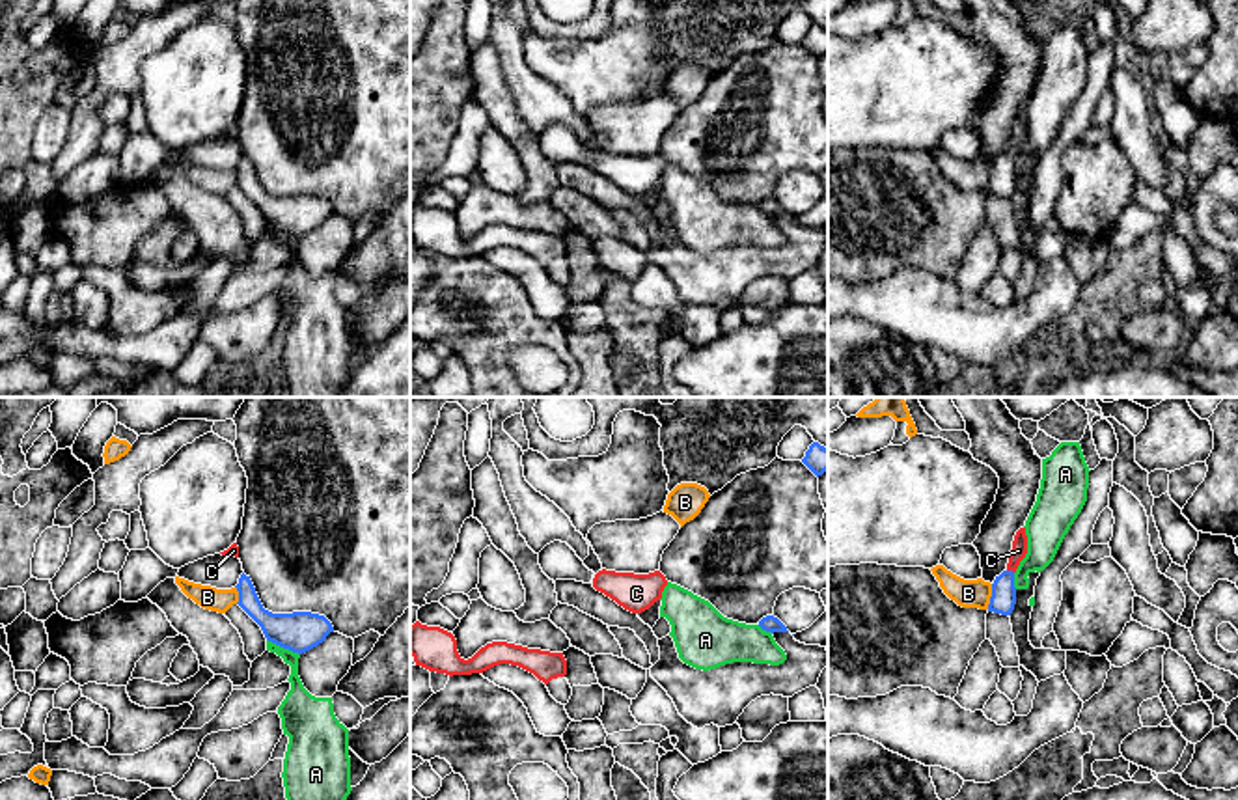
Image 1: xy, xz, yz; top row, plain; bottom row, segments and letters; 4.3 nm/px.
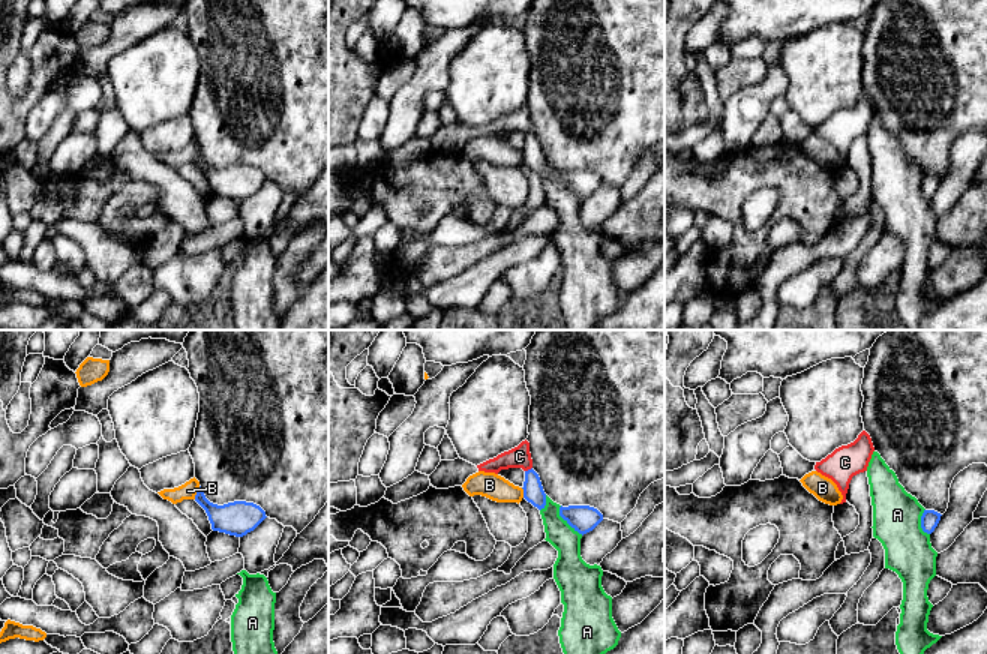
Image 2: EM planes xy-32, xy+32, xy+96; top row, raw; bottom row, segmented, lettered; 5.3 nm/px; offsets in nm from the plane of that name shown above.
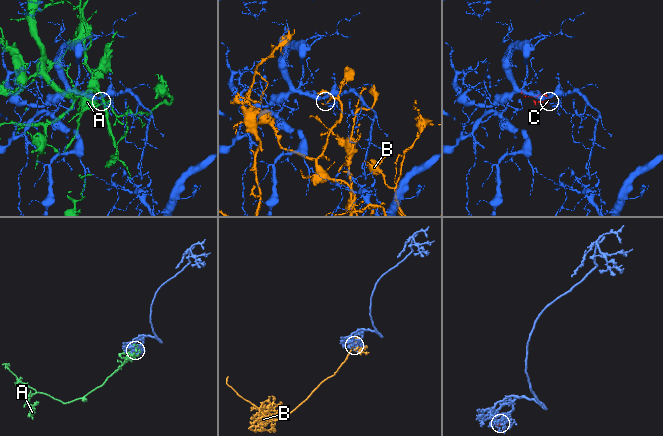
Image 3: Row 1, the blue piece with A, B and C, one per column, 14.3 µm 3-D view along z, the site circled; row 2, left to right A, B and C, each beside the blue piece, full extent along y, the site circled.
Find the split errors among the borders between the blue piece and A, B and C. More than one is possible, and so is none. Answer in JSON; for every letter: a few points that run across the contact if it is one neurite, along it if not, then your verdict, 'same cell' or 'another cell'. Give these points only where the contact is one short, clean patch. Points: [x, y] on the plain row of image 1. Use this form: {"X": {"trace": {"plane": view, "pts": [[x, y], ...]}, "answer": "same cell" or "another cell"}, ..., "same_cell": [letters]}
{"A": {"answer": "another cell"}, "B": {"answer": "another cell"}, "C": {"trace": {"plane": "yz", "pts": [[1004, 176], [1004, 165], [1011, 153], [1018, 133]]}, "answer": "same cell"}, "same_cell": ["C"]}

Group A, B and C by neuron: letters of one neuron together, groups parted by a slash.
A / B / C

